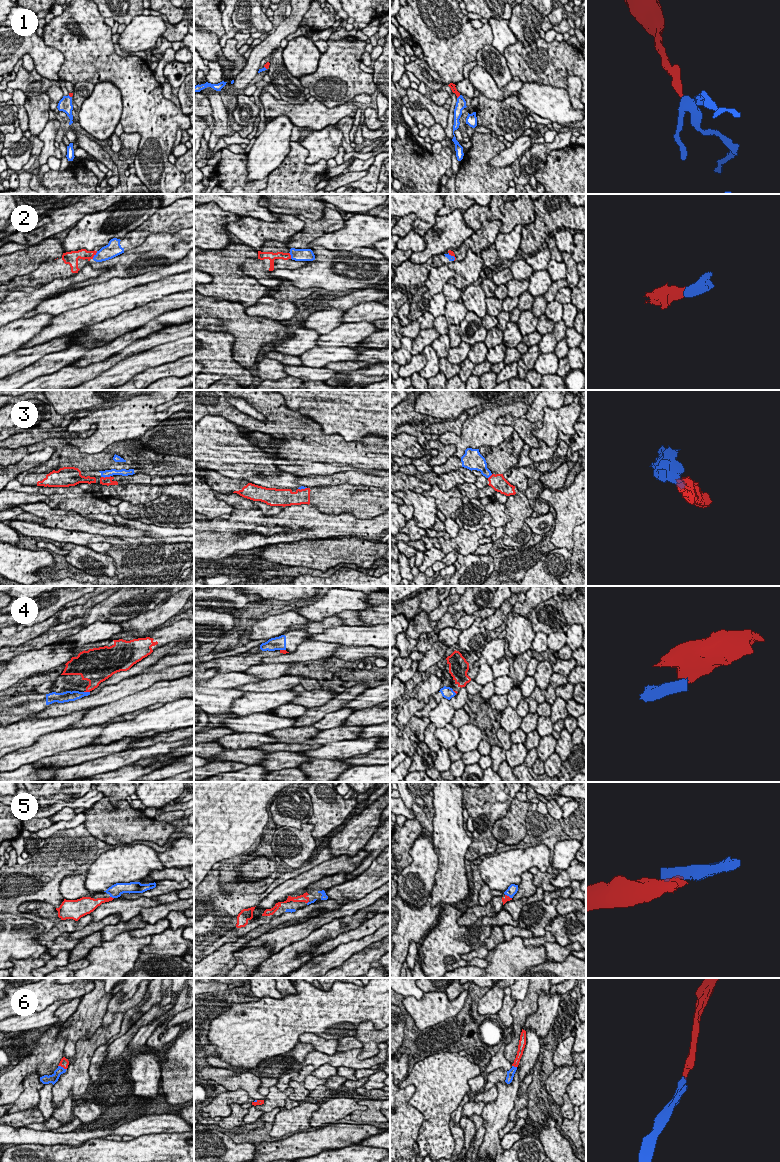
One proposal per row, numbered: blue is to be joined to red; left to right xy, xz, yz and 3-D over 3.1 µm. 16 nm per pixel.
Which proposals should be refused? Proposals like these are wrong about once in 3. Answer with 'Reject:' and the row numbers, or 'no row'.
Reject: 2, 3, 4

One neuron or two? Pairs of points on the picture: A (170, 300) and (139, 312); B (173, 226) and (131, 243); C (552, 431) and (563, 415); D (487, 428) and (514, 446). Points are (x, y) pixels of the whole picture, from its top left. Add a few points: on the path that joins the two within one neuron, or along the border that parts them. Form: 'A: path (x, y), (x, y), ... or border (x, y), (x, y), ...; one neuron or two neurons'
A: path (162, 306), (147, 312); one neuron
B: path (163, 226), (149, 226), (141, 233); one neuron
C: path (552, 427), (559, 419); one neuron
D: border (514, 430), (510, 436); two neurons

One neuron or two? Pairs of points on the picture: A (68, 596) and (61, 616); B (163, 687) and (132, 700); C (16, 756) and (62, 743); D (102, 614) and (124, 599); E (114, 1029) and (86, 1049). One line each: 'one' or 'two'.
A: two
B: one
C: one
D: one
E: one

